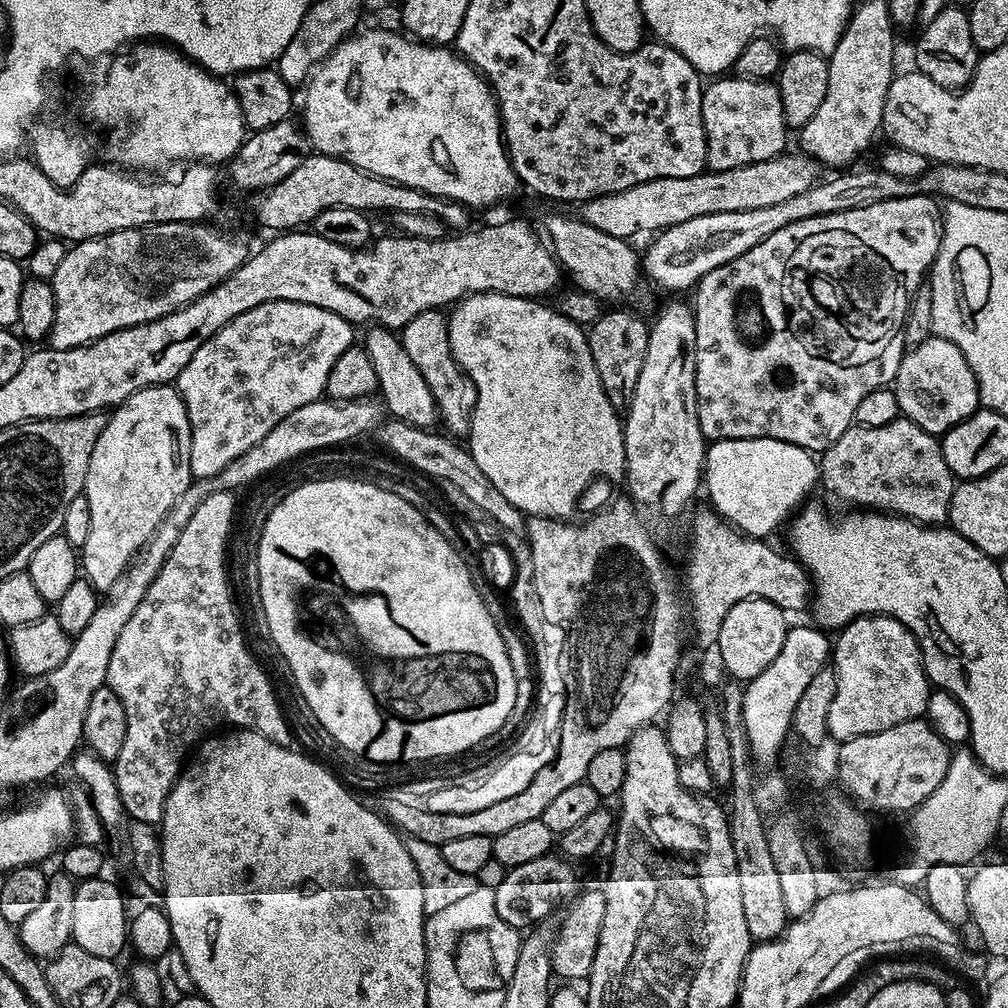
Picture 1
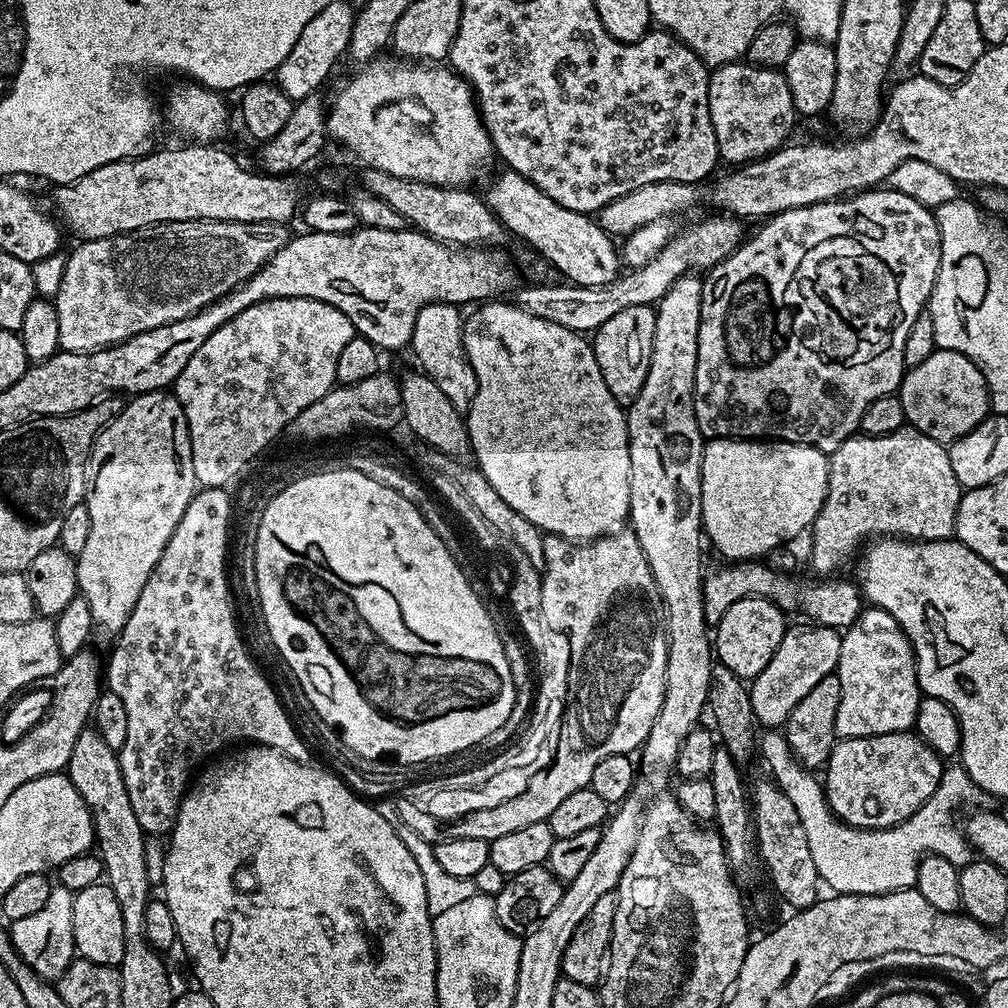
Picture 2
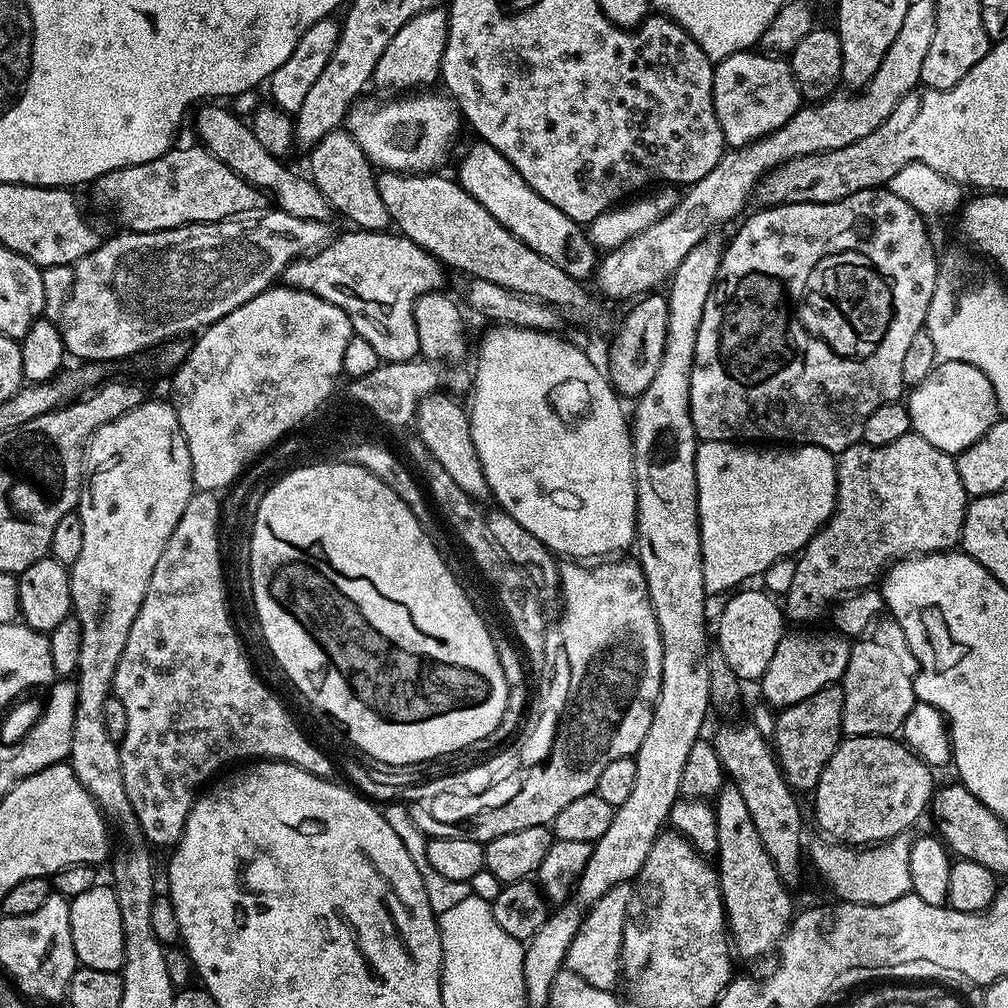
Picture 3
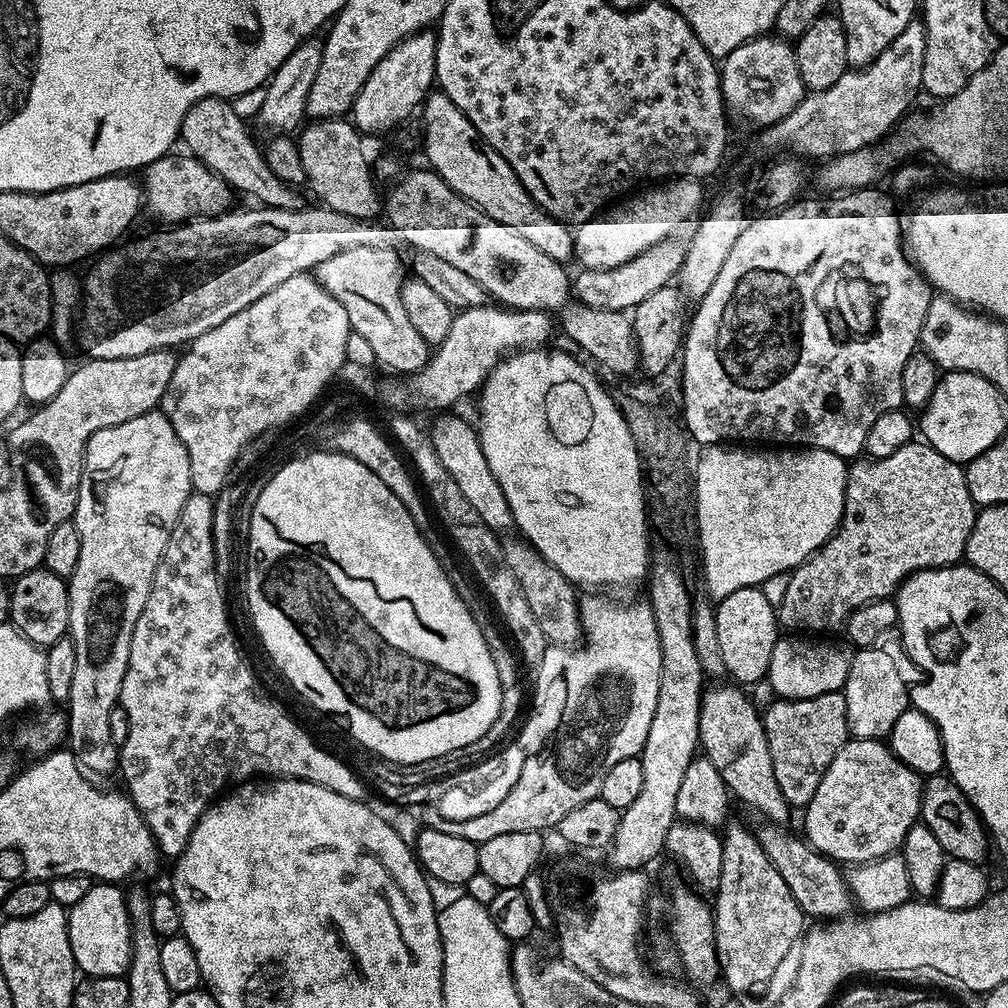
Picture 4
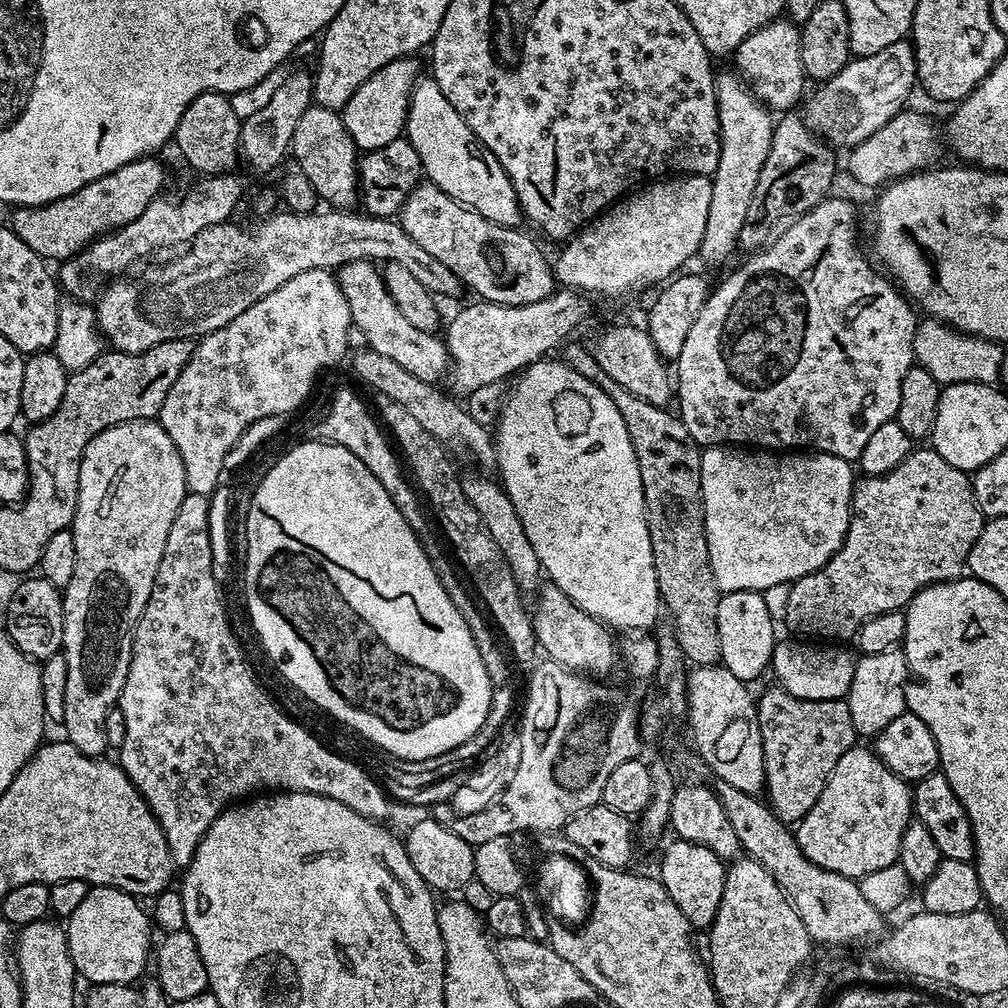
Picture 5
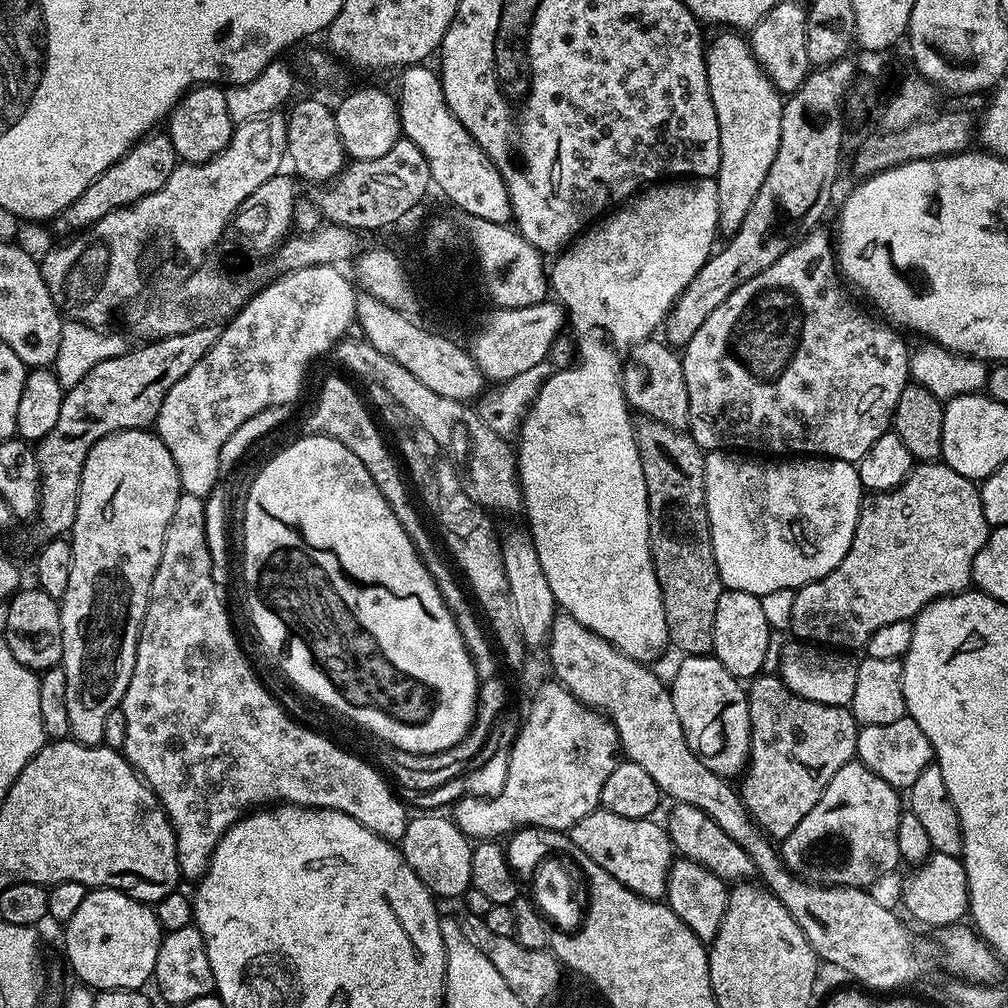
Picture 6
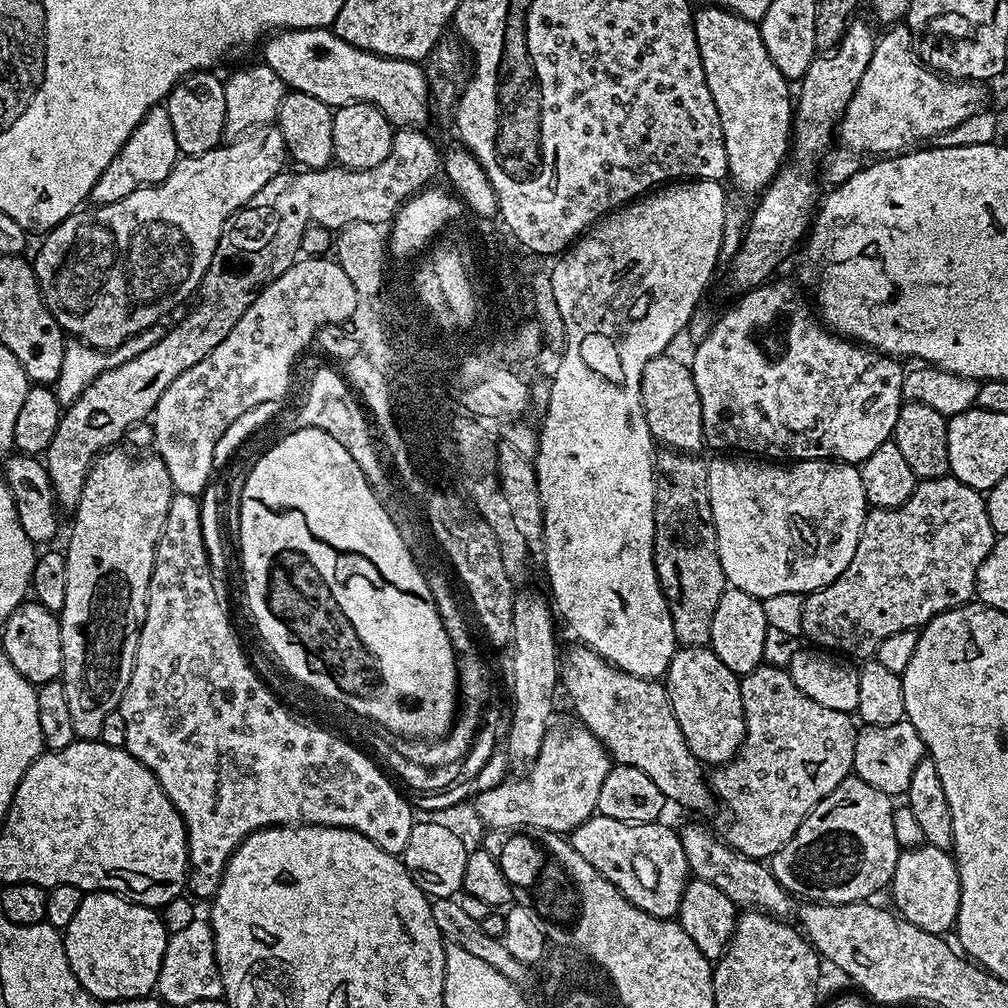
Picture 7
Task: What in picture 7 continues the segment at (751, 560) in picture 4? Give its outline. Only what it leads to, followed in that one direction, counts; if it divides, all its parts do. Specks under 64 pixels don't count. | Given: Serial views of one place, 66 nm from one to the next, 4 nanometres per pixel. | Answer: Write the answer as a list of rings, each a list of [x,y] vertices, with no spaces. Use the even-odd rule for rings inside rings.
[[[736,458],[740,460],[711,460],[708,465],[708,493],[710,494],[710,510],[714,514],[714,526],[718,538],[718,554],[722,562],[724,579],[729,585],[746,594],[763,601],[774,594],[807,594],[825,588],[846,566],[850,566],[850,558],[854,558],[854,550],[858,550],[858,538],[862,534],[864,518],[870,511],[866,498],[866,490],[862,490],[860,469],[855,464],[845,464],[842,460],[797,460],[795,462],[761,462],[756,458]]]

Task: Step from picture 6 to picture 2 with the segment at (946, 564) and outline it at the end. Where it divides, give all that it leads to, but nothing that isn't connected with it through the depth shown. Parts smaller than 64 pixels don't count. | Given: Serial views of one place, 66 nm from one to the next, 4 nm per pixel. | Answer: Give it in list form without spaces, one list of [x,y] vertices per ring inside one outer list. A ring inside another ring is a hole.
[[[905,426],[894,430],[894,434],[857,434],[846,438],[842,446],[828,456],[828,497],[824,499],[822,510],[810,529],[815,575],[828,578],[839,573],[836,572],[839,568],[846,567],[848,563],[851,565],[861,547],[860,539],[863,536],[909,540],[953,539],[961,491],[958,478],[954,478],[954,470],[950,467],[947,447],[922,434],[917,428]]]

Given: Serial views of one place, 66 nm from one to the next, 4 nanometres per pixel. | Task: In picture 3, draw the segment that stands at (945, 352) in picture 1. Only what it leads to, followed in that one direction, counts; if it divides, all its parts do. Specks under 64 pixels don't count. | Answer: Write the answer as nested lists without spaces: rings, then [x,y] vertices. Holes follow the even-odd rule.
[[[940,360],[922,382],[911,385],[906,403],[912,431],[926,438],[930,446],[938,446],[938,450],[949,454],[958,454],[974,446],[974,442],[978,442],[978,438],[982,438],[998,419],[996,395],[994,386],[990,386],[990,378],[986,378],[978,366],[966,362]]]

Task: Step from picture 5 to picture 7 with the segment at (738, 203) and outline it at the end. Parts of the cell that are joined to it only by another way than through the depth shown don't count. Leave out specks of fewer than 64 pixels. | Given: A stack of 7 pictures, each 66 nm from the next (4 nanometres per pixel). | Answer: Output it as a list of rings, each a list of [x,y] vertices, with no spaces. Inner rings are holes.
[[[701,7],[695,13],[692,25],[698,38],[698,54],[702,58],[702,70],[706,74],[706,86],[710,86],[710,98],[718,109],[718,122],[722,122],[722,138],[726,142],[727,179],[737,188],[737,193],[761,193],[785,163],[784,155],[790,152],[792,143],[792,117],[794,115],[794,92],[790,82],[774,66],[770,54],[766,54],[766,42],[762,42],[760,25],[747,20],[727,8]]]

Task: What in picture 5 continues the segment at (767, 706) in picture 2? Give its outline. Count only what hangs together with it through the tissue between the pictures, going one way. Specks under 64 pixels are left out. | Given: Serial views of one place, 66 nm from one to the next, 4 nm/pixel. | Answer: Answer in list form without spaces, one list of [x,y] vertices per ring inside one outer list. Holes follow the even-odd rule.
[[[804,638],[781,639],[776,649],[772,652],[771,671],[776,671],[779,687],[785,688],[790,694],[807,700],[842,700],[850,690],[850,682],[854,682],[854,670],[856,669],[857,657],[851,656],[844,646],[829,646],[824,642],[809,642]]]

